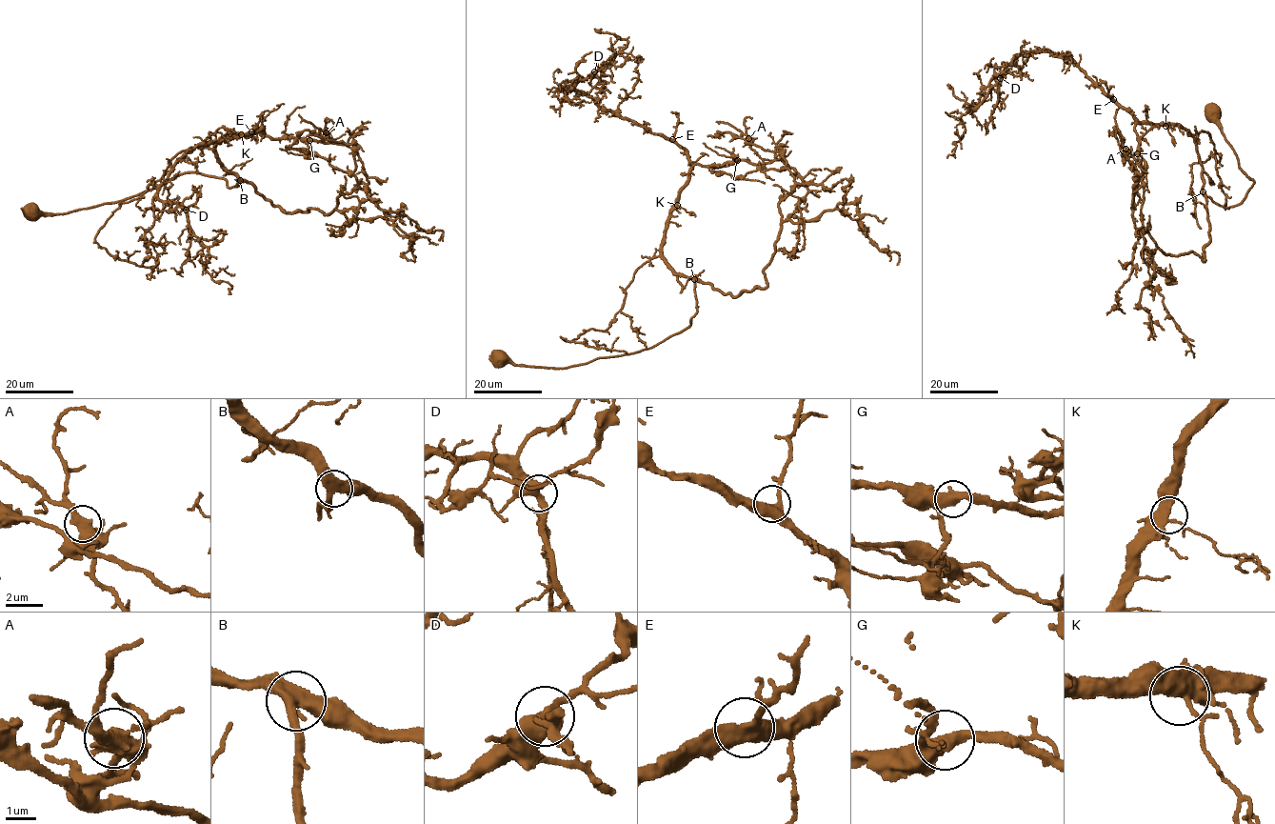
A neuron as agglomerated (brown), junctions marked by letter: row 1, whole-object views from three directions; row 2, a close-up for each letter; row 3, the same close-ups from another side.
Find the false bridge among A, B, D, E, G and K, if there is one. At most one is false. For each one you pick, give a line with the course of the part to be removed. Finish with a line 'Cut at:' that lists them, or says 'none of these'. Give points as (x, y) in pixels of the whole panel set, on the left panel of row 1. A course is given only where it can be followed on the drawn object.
Cut at: none of these

